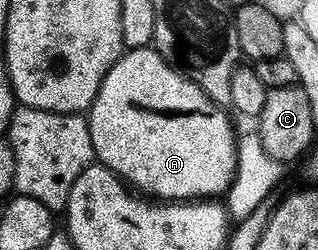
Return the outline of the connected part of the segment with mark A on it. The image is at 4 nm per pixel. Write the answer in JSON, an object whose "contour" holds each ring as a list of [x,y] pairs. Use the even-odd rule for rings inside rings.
{"contour":[[[153,47],[123,51],[112,70],[104,74],[104,82],[100,82],[100,90],[88,109],[97,163],[110,168],[131,189],[159,202],[221,197],[228,192],[237,170],[236,128],[222,112],[196,82],[172,67]]]}

